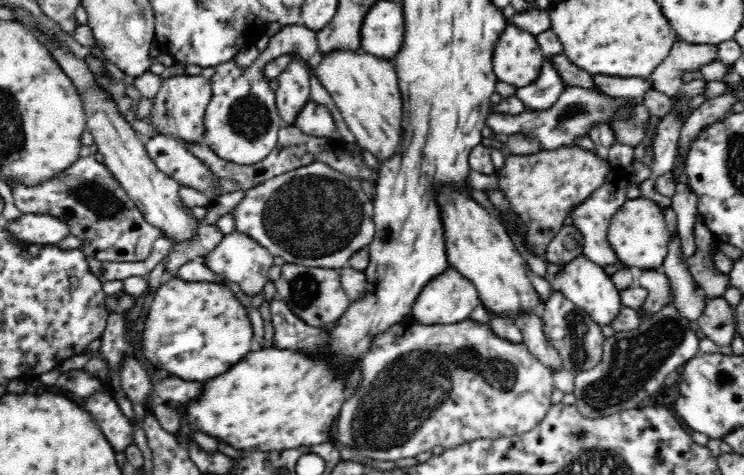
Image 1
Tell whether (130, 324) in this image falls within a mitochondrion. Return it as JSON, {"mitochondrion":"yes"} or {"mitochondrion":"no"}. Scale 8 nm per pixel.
{"mitochondrion":"no"}

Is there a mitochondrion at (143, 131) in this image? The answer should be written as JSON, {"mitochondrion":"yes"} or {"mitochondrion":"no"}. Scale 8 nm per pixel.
{"mitochondrion":"no"}

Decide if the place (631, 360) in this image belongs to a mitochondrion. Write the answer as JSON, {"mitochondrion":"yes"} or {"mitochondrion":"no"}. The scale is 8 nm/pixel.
{"mitochondrion":"yes"}

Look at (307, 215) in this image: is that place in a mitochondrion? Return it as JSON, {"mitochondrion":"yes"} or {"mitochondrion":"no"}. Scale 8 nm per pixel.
{"mitochondrion":"yes"}

